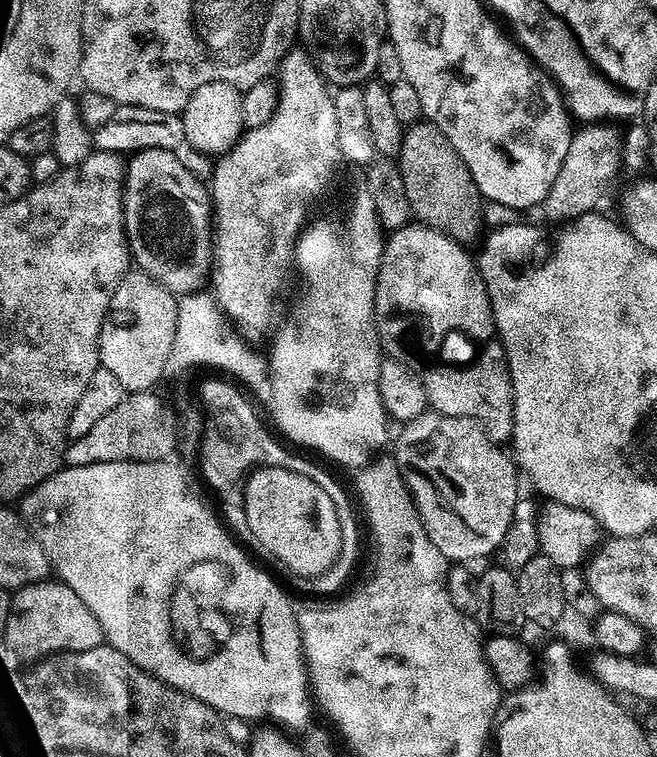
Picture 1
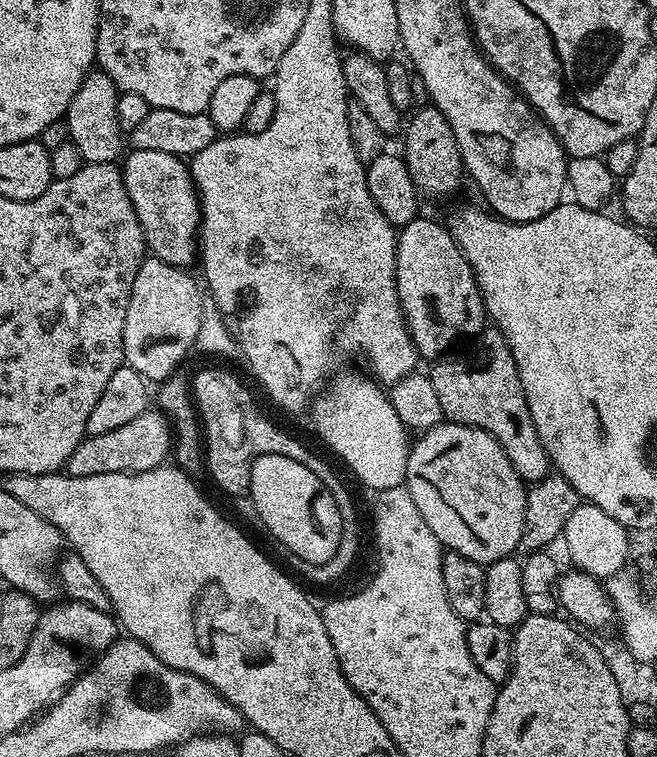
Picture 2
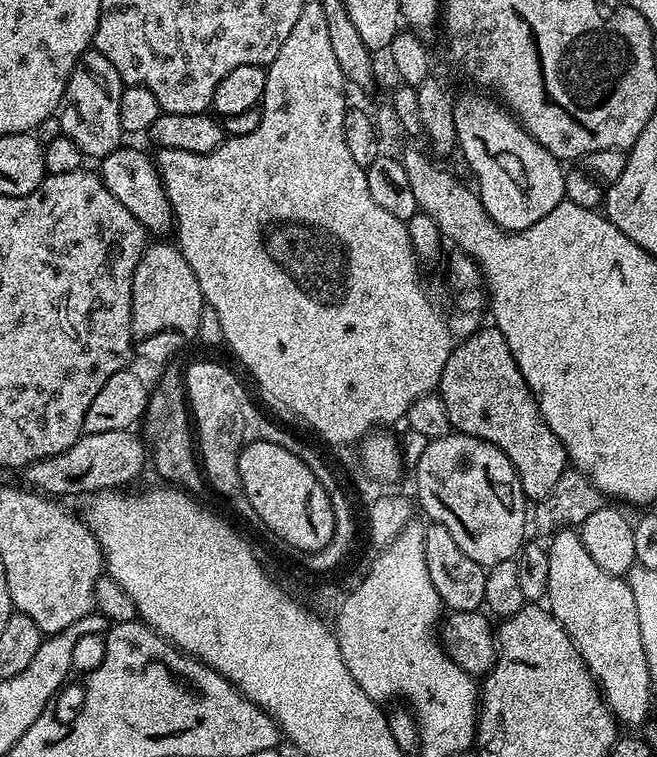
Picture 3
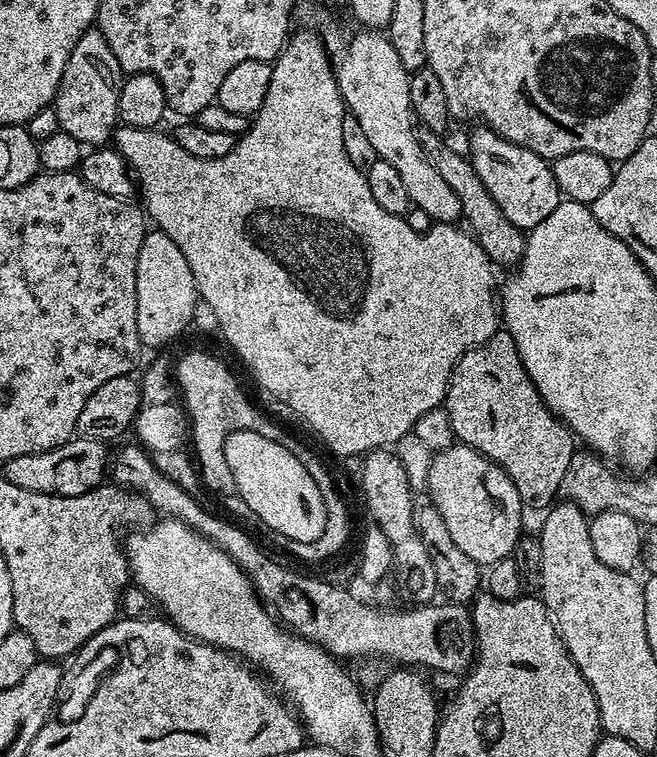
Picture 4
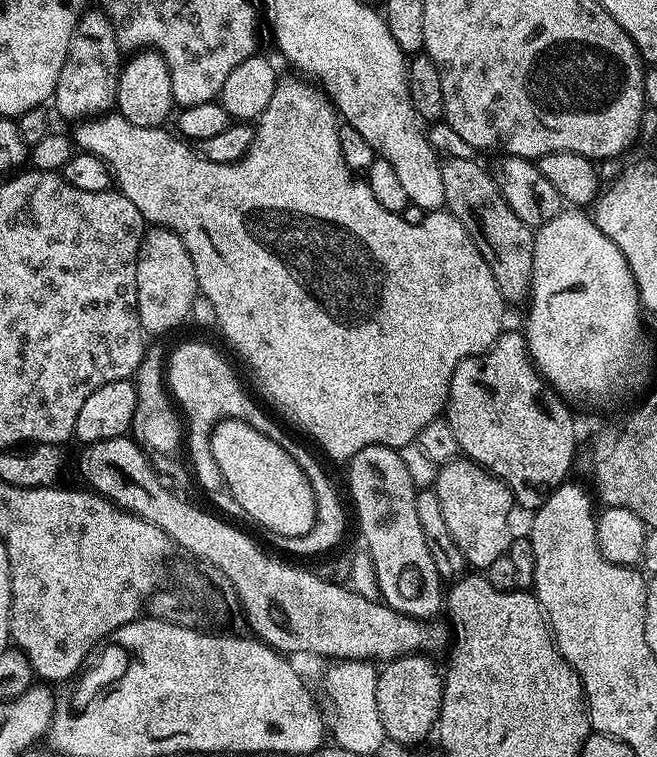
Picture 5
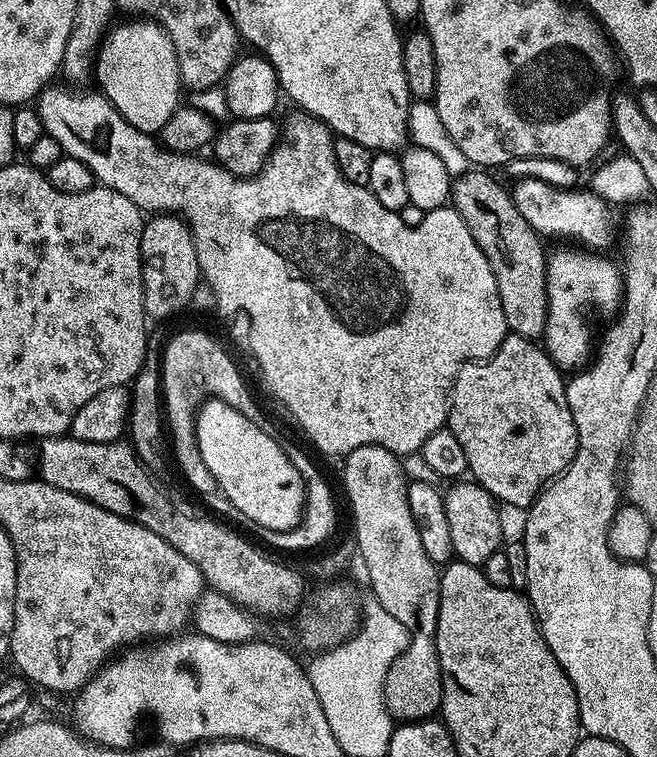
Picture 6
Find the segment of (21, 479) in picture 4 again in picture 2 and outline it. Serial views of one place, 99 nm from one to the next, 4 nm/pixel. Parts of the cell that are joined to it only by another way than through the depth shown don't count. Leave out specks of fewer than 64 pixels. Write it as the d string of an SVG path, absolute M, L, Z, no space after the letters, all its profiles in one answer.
M147 410L110 433L85 435L80 445L70 454L66 465L69 476L114 474L115 472L145 472L161 467L173 451L172 425L159 410Z

